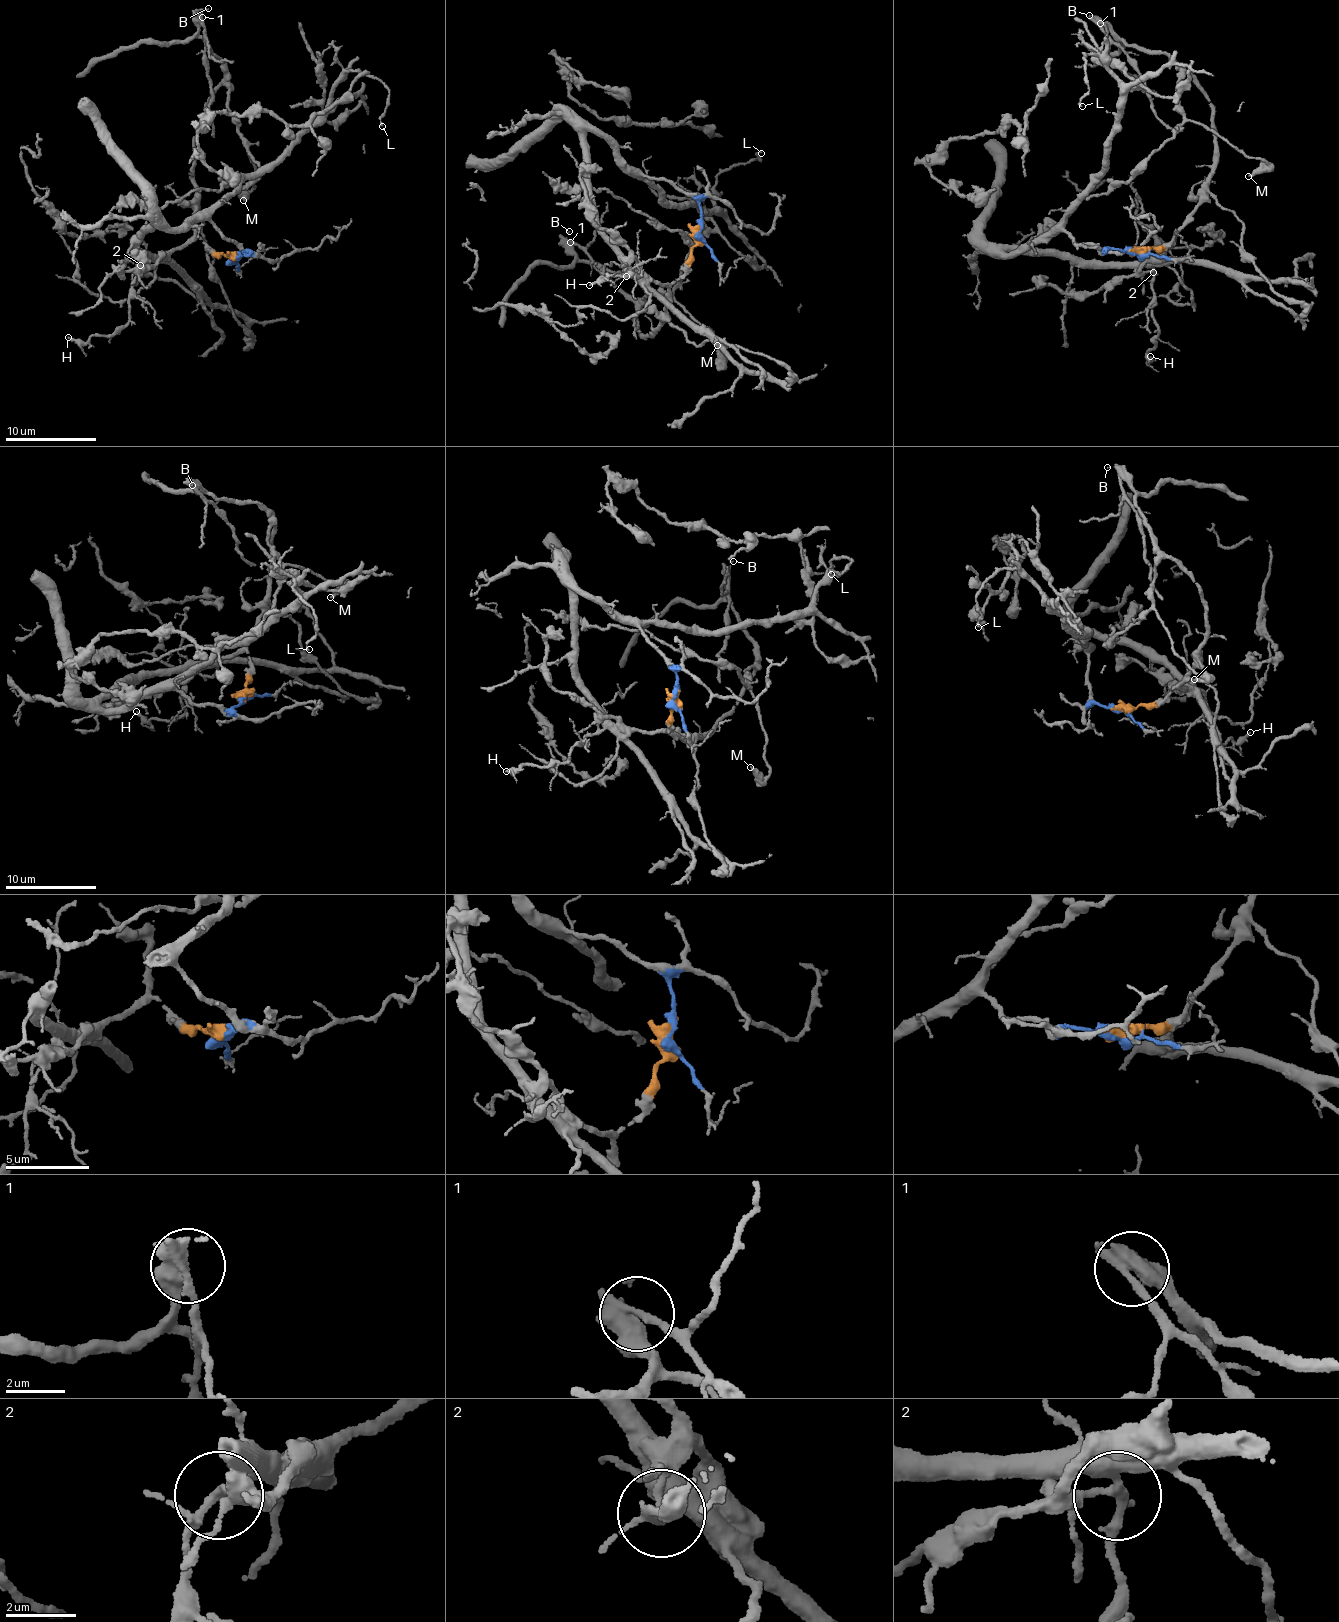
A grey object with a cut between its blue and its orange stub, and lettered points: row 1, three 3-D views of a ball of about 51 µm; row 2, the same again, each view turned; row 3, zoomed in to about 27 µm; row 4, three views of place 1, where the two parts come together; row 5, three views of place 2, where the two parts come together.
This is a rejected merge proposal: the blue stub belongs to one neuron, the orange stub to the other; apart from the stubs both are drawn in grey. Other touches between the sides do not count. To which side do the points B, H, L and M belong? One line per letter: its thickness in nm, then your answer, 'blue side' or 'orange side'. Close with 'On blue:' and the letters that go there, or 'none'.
B: calibre 80 nm; orange side
H: calibre 200 nm; blue side
L: calibre 150 nm; blue side
M: calibre 320 nm; orange side
On blue: H, L

